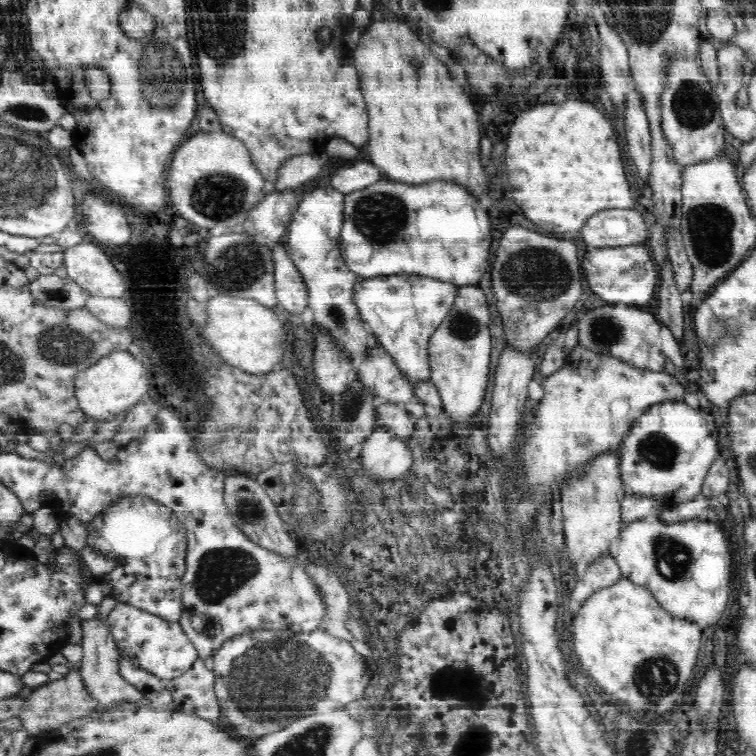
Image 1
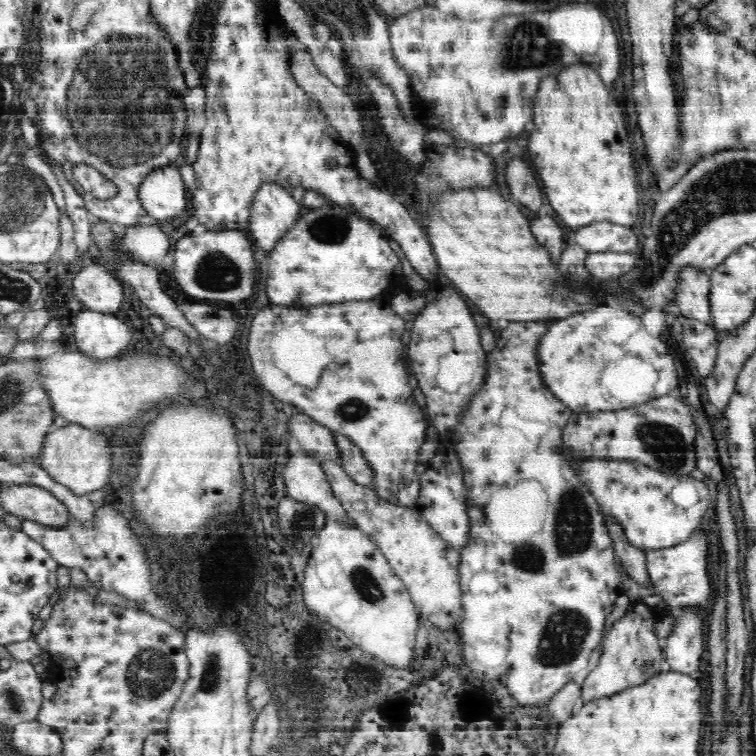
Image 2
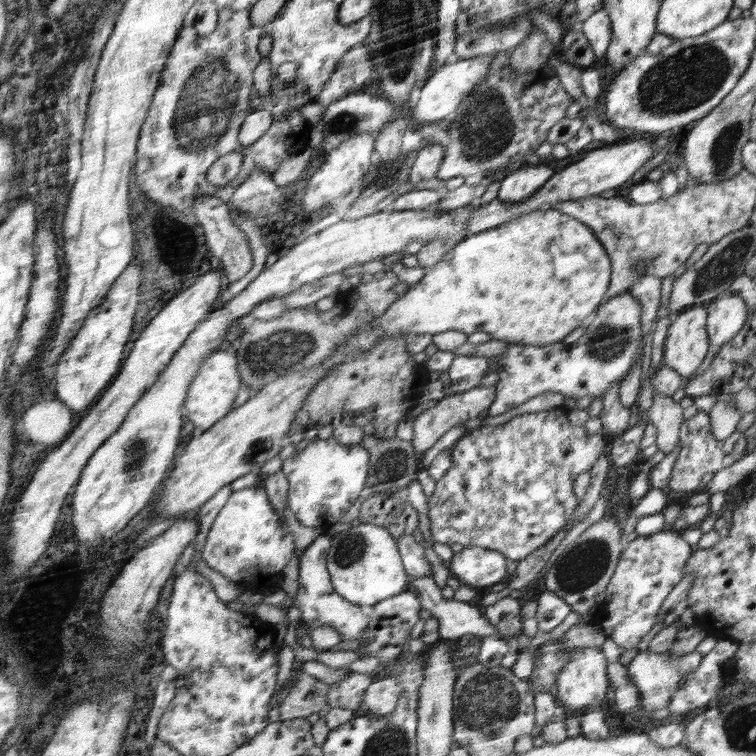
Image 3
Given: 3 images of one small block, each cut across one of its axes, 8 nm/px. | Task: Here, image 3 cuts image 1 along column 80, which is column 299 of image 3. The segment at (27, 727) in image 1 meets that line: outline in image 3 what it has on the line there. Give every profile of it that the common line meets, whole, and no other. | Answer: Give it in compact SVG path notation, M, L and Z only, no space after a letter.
M301 671L290 689L290 694L279 706L283 720L306 718L318 713L327 704L329 686Z

